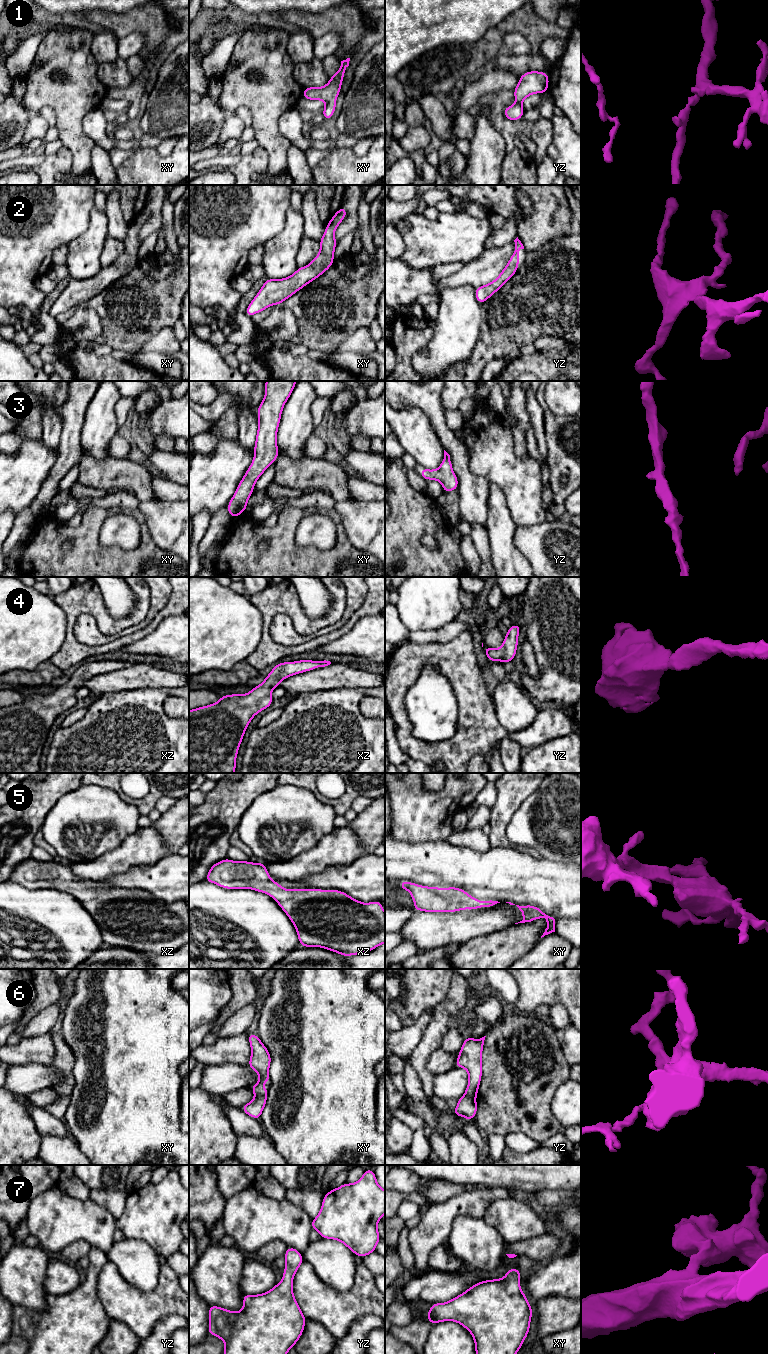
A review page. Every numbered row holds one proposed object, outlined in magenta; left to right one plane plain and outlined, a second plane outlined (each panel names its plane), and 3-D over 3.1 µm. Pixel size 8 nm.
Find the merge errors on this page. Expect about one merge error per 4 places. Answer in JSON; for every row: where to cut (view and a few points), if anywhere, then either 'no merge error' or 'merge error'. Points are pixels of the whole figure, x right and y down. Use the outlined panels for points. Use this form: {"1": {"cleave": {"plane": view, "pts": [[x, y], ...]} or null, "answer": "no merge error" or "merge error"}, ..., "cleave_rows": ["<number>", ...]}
{"1": {"cleave": null, "answer": "no merge error"}, "2": {"cleave": null, "answer": "no merge error"}, "3": {"cleave": null, "answer": "no merge error"}, "4": {"cleave": null, "answer": "no merge error"}, "5": {"cleave": null, "answer": "no merge error"}, "6": {"cleave": {"plane": "xy", "pts": [[255, 1095], [266, 1096]]}, "answer": "merge error"}, "7": {"cleave": null, "answer": "no merge error"}, "cleave_rows": ["6"]}

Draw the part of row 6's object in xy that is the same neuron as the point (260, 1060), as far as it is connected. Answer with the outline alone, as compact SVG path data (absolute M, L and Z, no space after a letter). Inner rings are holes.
M248 1033L247 1036L252 1052L247 1066L251 1067L259 1075L259 1081L252 1085L250 1089L254 1092L256 1097L267 1096L268 1089L264 1088L262 1083L270 1082L269 1068L271 1064L271 1055L258 1035Z

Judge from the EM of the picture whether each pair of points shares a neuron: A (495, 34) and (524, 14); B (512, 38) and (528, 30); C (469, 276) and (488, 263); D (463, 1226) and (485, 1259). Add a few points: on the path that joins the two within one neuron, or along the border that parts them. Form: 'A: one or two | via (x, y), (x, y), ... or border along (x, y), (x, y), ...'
A: two | border along (496, 27), (503, 34)
B: two | border along (504, 33), (520, 33), (529, 42), (531, 52)
C: one | via (474, 273), (479, 272), (483, 268)
D: one | via (468, 1234), (483, 1251)

